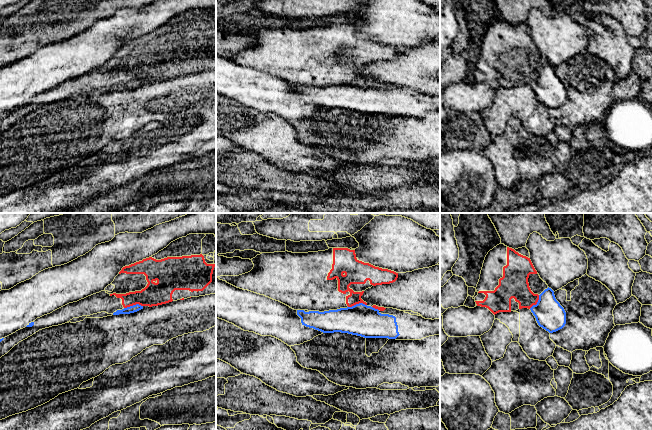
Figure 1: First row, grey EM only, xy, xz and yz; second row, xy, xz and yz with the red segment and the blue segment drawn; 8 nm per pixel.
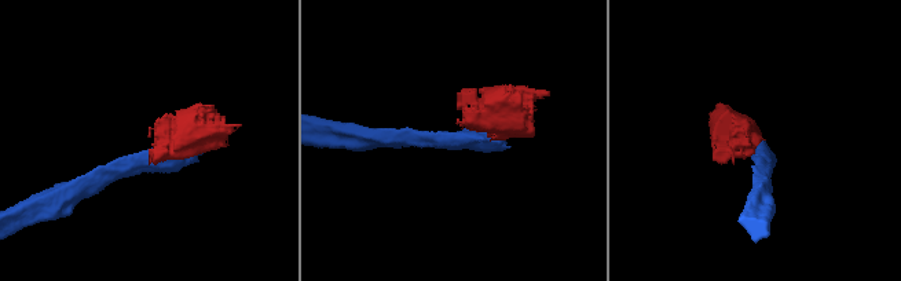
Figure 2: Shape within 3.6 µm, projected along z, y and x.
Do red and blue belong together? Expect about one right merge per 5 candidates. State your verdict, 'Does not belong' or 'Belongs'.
Does not belong

